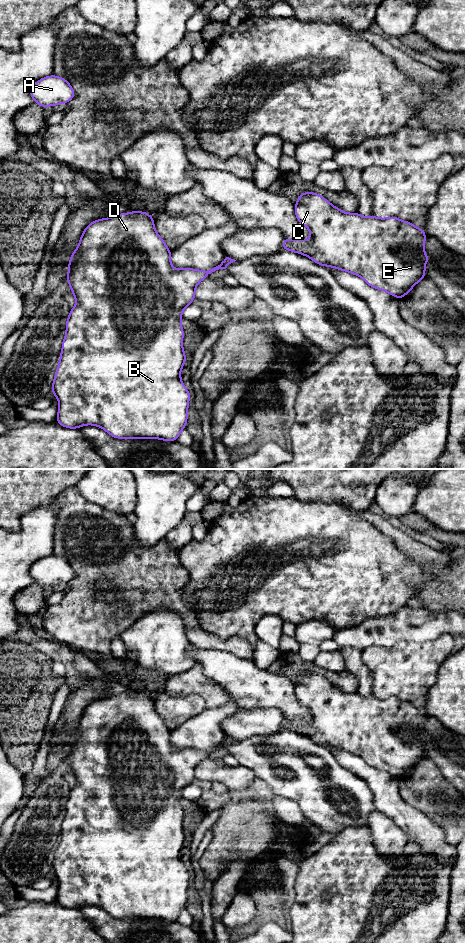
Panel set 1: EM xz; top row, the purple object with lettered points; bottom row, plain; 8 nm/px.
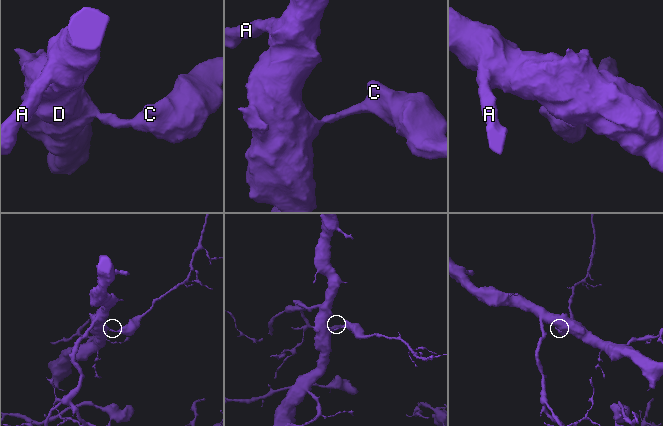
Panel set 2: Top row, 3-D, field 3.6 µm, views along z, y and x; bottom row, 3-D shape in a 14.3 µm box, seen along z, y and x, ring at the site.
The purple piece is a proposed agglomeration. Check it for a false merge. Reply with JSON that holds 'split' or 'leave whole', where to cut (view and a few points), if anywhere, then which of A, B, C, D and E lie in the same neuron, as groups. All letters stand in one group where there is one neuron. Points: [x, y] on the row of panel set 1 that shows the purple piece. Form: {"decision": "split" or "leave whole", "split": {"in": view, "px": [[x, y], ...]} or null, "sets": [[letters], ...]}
{"decision": "leave whole", "split": null, "sets": [["A", "B", "C", "D", "E"]]}

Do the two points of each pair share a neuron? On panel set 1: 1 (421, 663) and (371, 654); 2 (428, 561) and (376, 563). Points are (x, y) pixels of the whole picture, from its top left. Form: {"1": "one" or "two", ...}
{"1": "one", "2": "two"}

